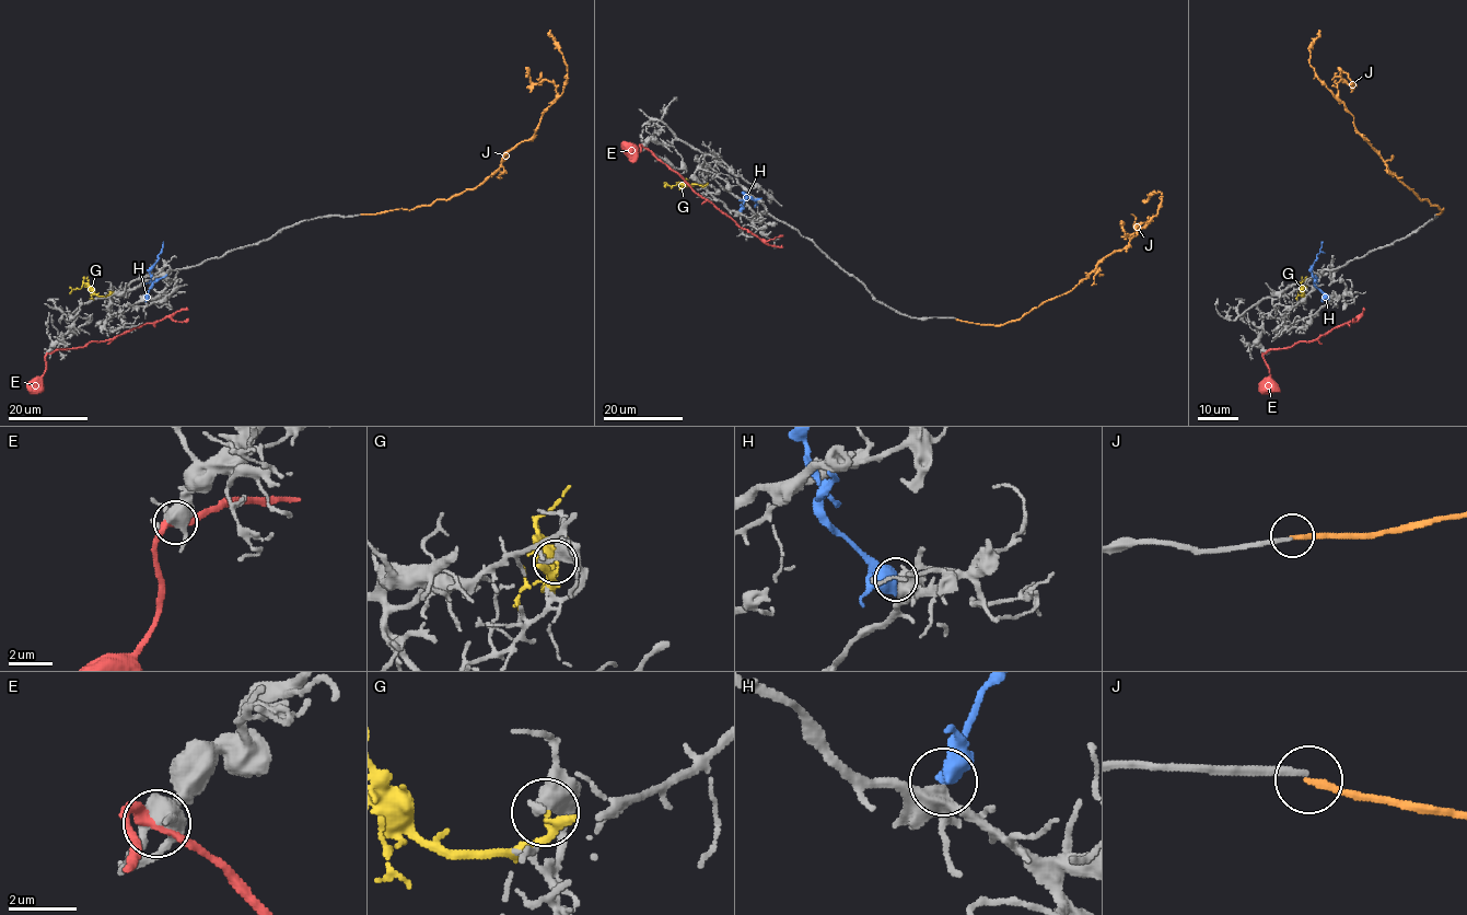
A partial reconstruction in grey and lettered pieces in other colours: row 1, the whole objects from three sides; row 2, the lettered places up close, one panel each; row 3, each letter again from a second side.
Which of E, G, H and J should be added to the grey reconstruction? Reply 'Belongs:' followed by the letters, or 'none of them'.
Belongs: J

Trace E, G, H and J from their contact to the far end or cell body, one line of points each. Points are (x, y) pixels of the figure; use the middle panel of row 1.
E: (643, 147), (741, 227), (763, 240), (782, 235)
G: (703, 186), (678, 182), (665, 187)
H: (740, 211), (746, 198), (744, 194), (757, 205)
J: (955, 319), (1005, 324), (1066, 294), (1105, 256), (1122, 248), (1156, 215), (1160, 192), (1153, 192), (1145, 203)

